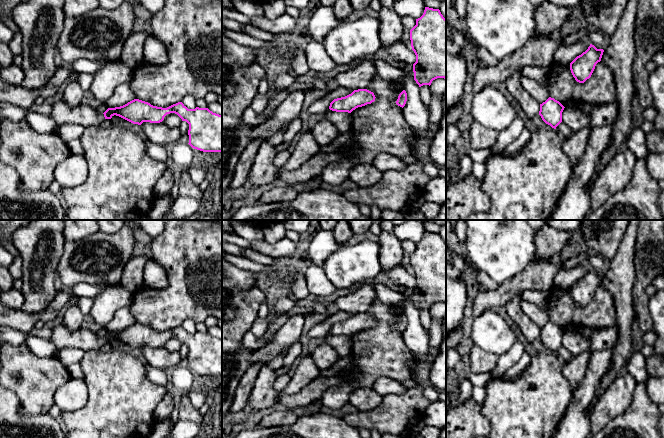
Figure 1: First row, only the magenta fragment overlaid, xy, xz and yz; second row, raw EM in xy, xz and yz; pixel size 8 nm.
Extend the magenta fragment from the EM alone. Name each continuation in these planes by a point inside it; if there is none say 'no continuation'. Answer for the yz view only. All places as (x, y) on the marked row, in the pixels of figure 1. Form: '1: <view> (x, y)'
no continuation

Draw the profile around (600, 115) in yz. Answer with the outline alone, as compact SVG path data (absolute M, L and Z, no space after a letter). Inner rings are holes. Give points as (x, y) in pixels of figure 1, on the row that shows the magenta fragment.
M612 102L604 105L595 105L588 114L590 118L589 129L597 126L612 125L618 111L617 102Z

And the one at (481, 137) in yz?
M473 121L469 128L469 135L470 149L491 149L496 143L498 132Z

